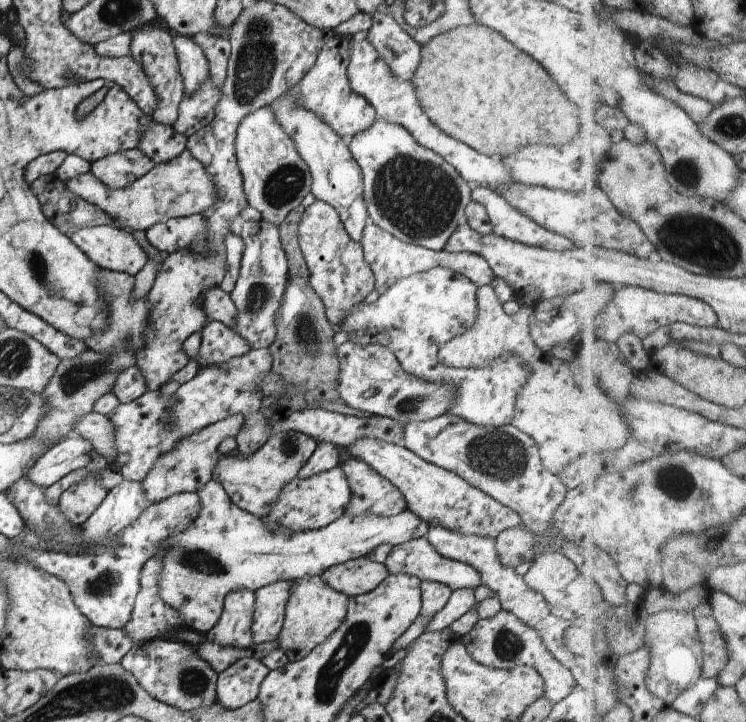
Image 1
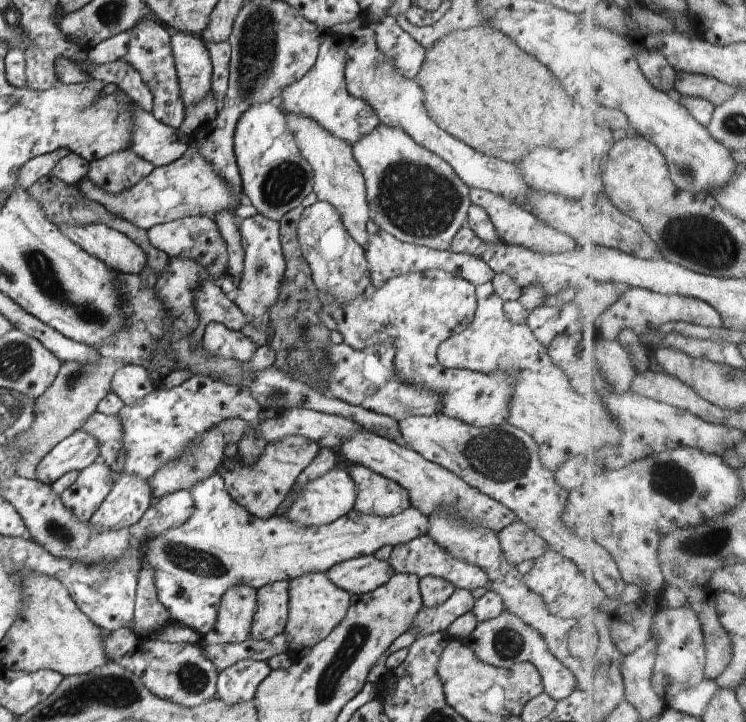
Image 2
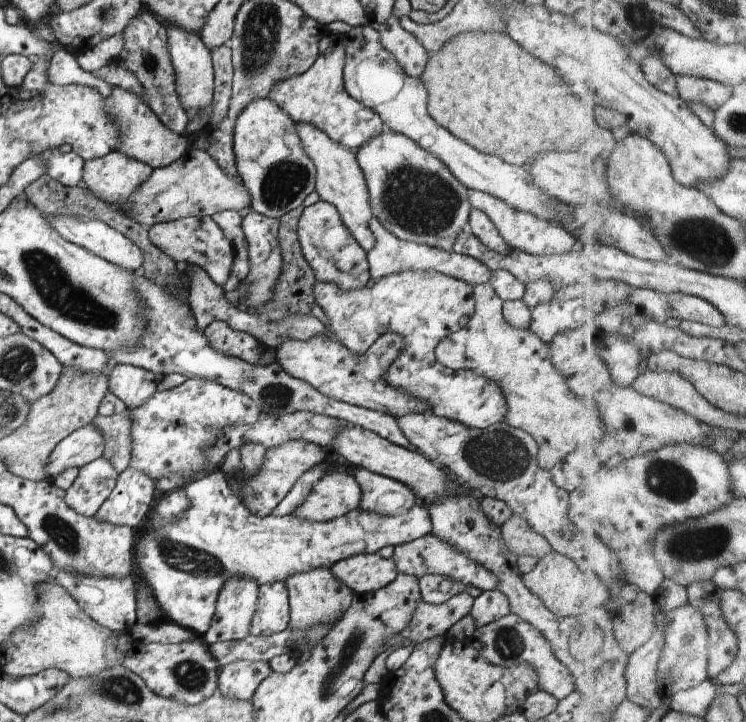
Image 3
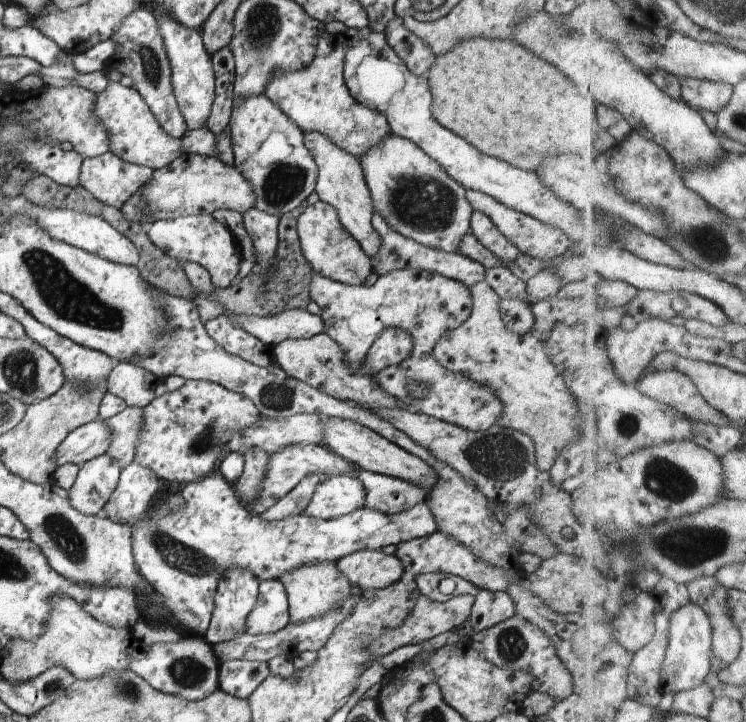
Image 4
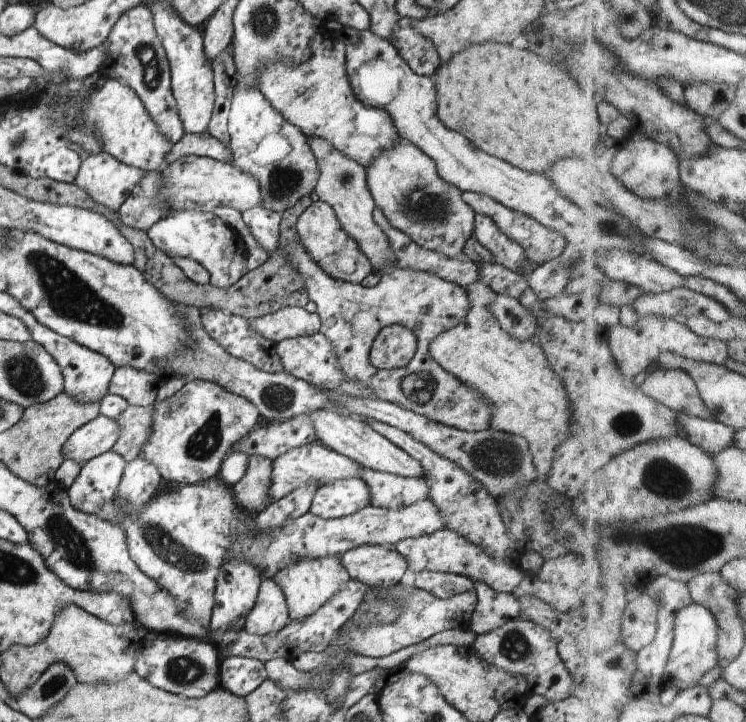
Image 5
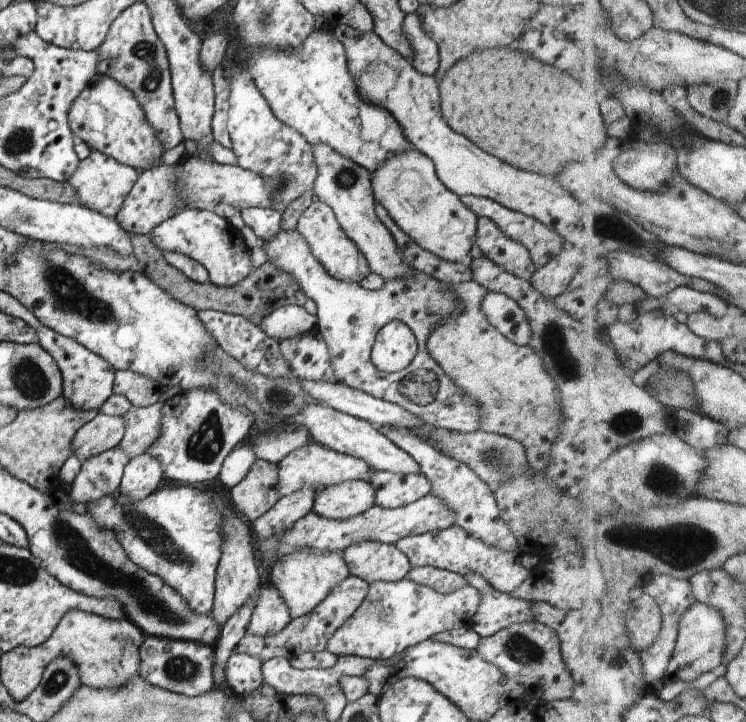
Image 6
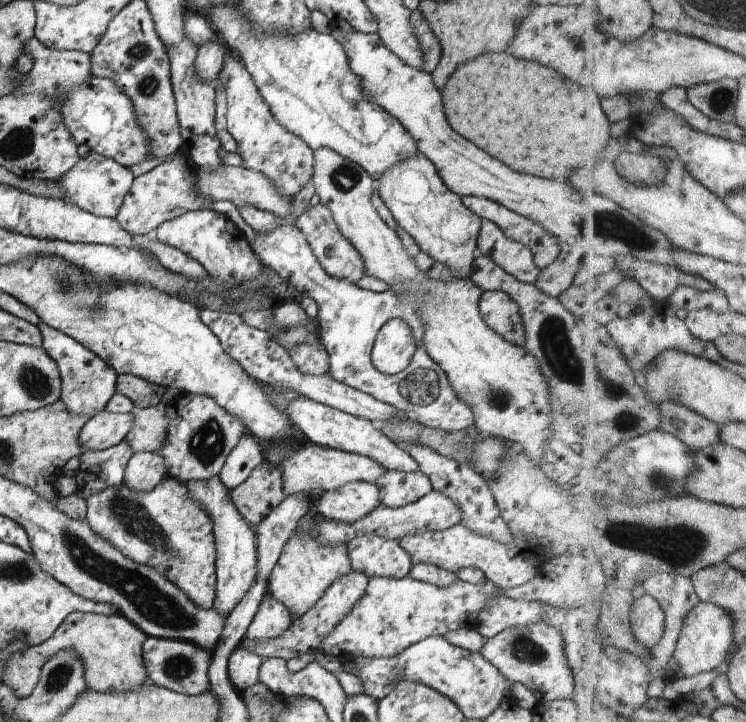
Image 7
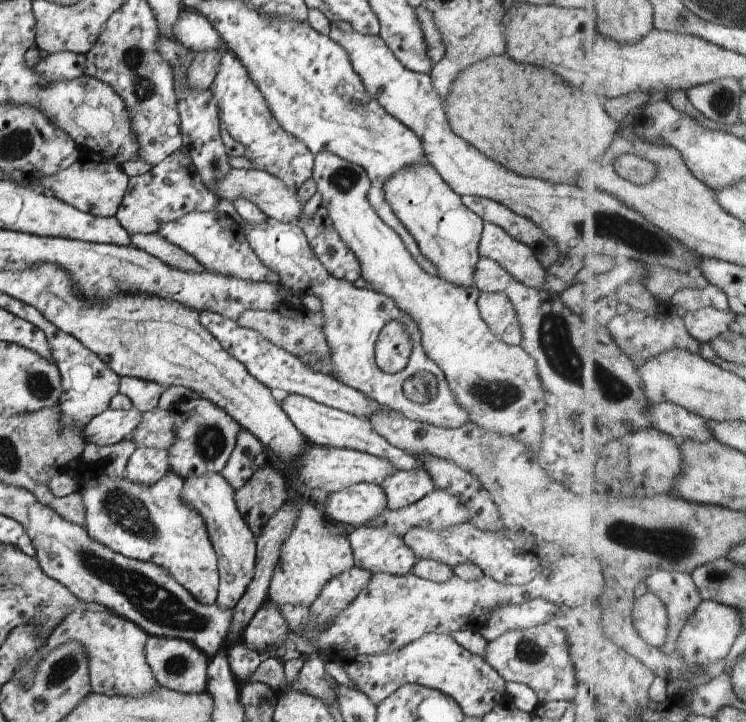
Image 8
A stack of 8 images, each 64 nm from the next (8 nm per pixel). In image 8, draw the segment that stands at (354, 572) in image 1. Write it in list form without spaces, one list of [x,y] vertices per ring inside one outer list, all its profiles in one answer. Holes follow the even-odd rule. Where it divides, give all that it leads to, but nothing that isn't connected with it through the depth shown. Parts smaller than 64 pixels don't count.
[[[358,527],[347,539],[353,552],[355,566],[372,574],[388,573],[402,576],[410,573],[416,562],[413,550],[404,544],[403,537],[391,533],[387,527]]]

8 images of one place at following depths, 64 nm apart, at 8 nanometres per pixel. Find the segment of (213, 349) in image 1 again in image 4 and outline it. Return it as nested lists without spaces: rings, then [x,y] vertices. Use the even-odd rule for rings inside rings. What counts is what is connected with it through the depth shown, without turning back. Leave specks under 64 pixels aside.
[[[220,315],[205,325],[208,336],[228,354],[239,356],[259,367],[274,362],[274,346],[264,344],[240,325],[235,325],[226,315]]]

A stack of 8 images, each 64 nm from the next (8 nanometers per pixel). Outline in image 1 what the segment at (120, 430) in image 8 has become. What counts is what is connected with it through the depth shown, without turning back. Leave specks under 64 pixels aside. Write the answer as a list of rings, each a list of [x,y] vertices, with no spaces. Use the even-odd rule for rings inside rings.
[[[70,434],[40,455],[24,477],[39,487],[52,486],[69,472],[84,468],[92,462],[92,449],[90,441],[78,434]]]

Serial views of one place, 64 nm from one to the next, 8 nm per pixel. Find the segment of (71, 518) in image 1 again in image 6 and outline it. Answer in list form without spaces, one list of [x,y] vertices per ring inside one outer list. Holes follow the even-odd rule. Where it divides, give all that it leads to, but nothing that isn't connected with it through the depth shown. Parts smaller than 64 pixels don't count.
[[[120,447],[81,461],[81,469],[67,488],[73,503],[88,505],[119,490],[124,467],[130,459]]]

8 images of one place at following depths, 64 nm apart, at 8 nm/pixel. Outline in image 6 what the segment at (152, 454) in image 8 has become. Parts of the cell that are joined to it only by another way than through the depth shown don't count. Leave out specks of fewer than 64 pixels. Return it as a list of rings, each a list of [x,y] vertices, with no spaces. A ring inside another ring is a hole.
[[[144,453],[127,462],[118,492],[133,501],[143,501],[158,490],[162,479],[160,463],[148,453]]]

